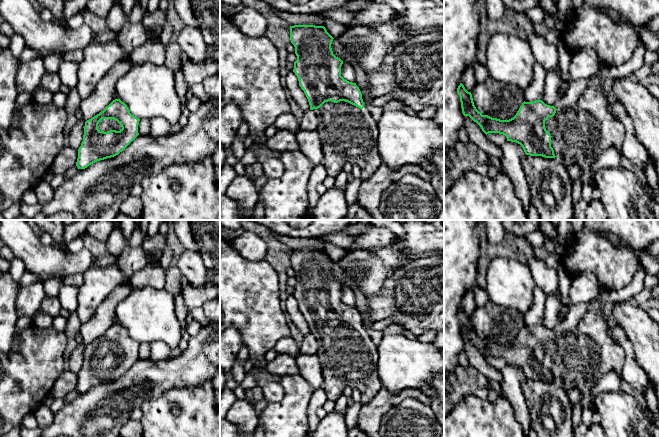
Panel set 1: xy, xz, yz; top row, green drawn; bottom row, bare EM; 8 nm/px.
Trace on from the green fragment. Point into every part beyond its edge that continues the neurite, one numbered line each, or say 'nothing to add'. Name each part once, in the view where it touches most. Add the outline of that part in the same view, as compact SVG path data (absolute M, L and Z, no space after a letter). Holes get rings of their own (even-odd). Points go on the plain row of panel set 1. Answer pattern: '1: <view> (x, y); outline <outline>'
1: xy (106, 349); outline M102 343L98 348L100 355L109 356L110 354L120 355L122 353L120 347L114 343Z

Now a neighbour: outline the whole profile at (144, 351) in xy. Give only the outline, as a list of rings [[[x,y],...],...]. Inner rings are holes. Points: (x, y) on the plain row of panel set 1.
[[[140,343],[138,349],[139,359],[148,359],[151,355],[151,343]]]

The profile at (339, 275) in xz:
[[[337,262],[333,263],[331,272],[332,272],[333,278],[336,281],[340,282],[343,286],[348,286],[349,288],[353,290],[355,294],[355,298],[356,298],[355,307],[359,311],[362,317],[362,323],[363,323],[364,329],[367,331],[374,345],[378,347],[379,344],[381,343],[381,340],[384,334],[372,328],[373,322],[369,320],[370,313],[367,306],[367,297],[354,285],[354,283],[351,280],[347,278],[345,272],[337,264]]]

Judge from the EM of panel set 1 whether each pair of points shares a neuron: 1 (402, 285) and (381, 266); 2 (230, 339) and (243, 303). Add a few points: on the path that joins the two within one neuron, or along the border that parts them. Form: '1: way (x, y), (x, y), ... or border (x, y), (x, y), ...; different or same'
1: border (410, 260), (393, 270), (377, 293); different
2: border (230, 326), (239, 332), (242, 343); different

